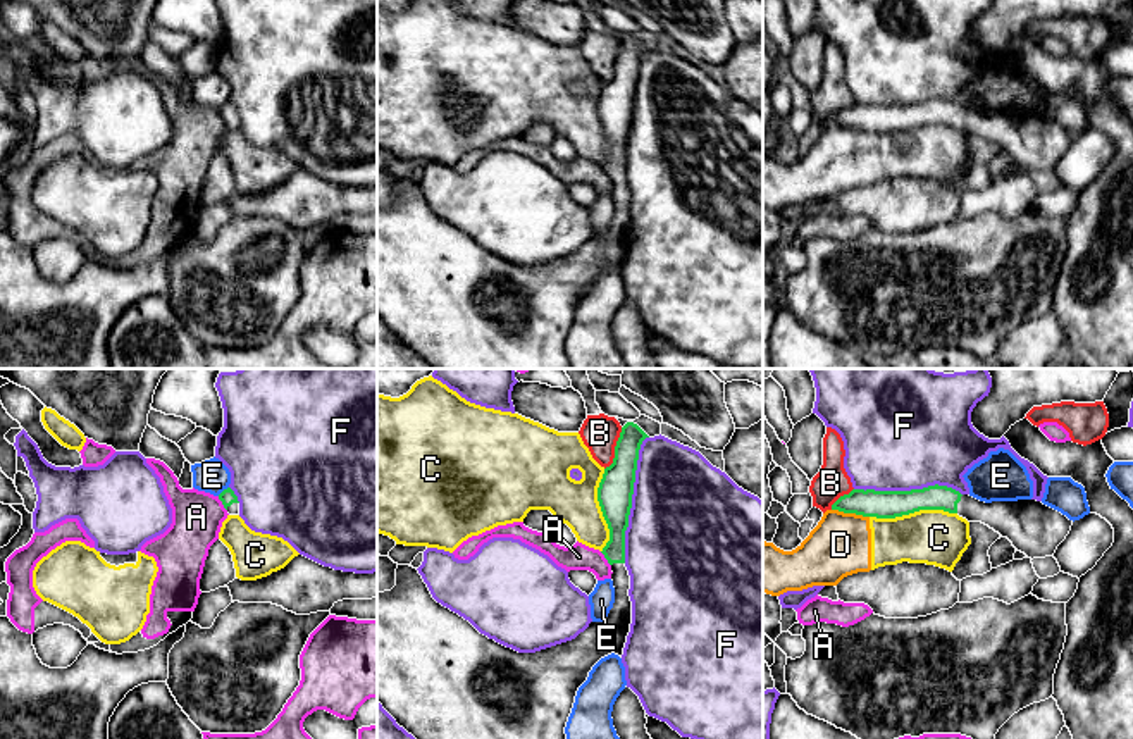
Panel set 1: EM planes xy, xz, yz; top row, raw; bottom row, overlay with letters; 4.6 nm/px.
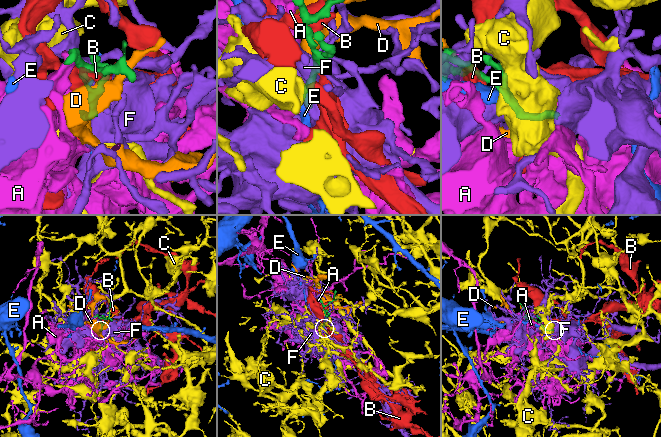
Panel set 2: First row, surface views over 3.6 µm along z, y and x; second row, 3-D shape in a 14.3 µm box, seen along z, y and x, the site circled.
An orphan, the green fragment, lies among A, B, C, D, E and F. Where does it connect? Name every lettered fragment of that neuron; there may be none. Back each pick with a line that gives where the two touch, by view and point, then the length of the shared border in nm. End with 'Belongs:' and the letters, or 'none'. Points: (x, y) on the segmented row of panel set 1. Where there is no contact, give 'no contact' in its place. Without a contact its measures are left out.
Belongs: none

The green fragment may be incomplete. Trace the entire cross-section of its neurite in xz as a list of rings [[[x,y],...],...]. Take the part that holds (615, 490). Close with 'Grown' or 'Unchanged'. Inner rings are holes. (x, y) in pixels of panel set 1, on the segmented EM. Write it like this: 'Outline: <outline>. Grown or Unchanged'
Outline: [[[627,422],[613,463],[599,482],[597,501],[610,529],[610,541],[601,553],[611,565],[615,603],[603,622],[591,622],[575,639],[536,653],[518,653],[437,603],[417,568],[398,565],[396,586],[377,593],[377,701],[399,727],[415,739],[566,739],[565,727],[579,687],[601,658],[611,653],[622,658],[630,632],[625,531],[639,450],[646,438],[637,424]]]. Grown

